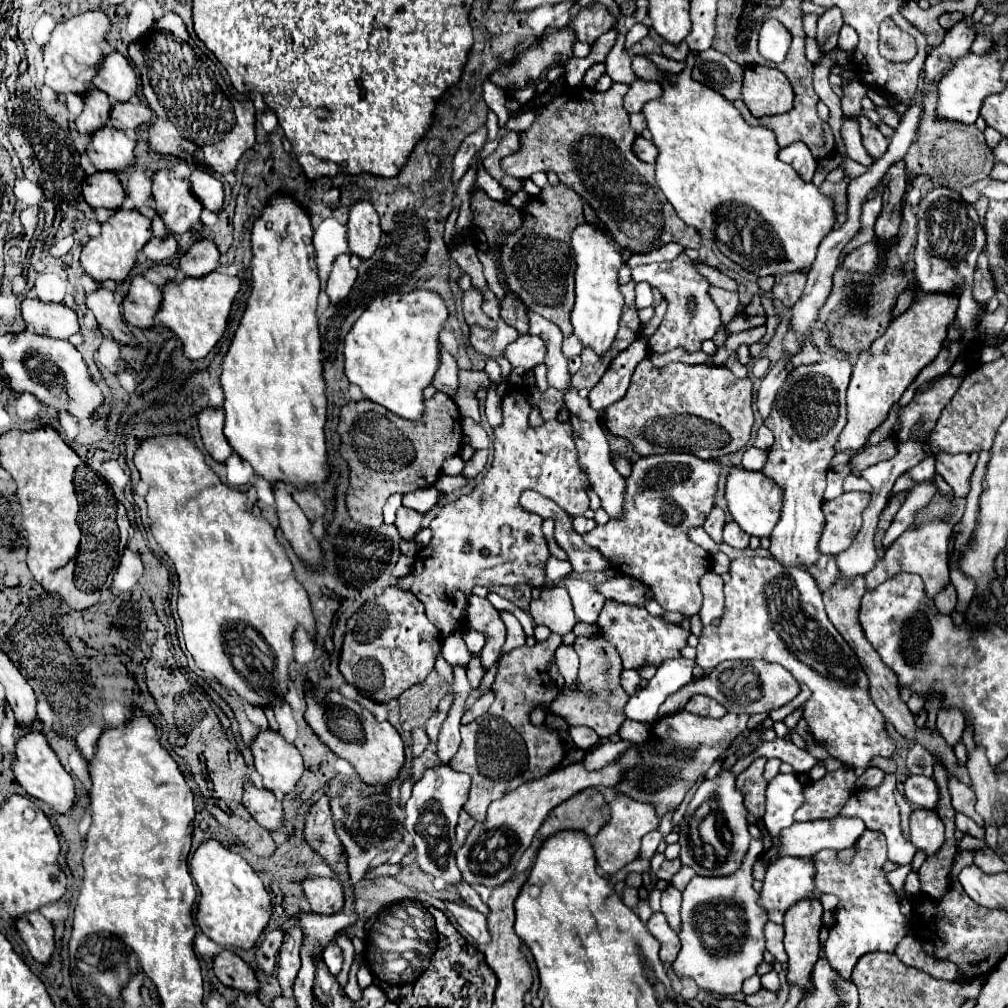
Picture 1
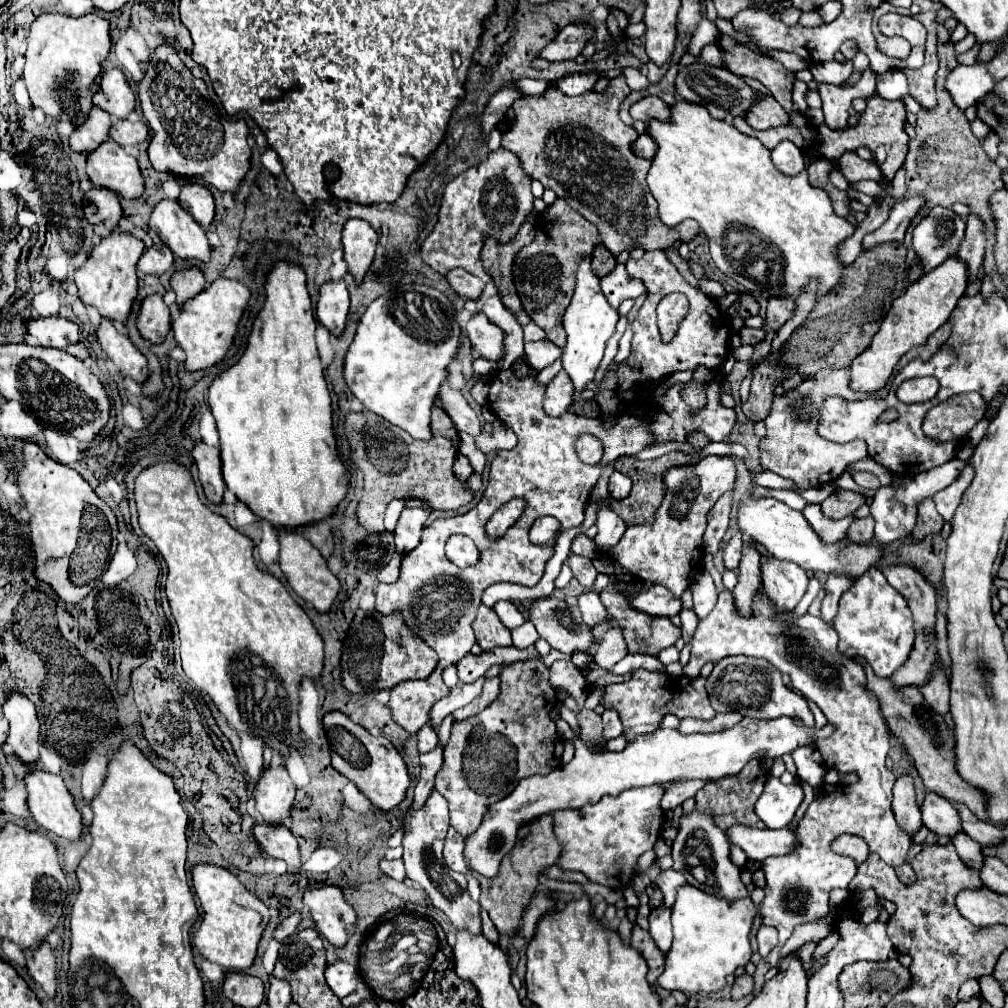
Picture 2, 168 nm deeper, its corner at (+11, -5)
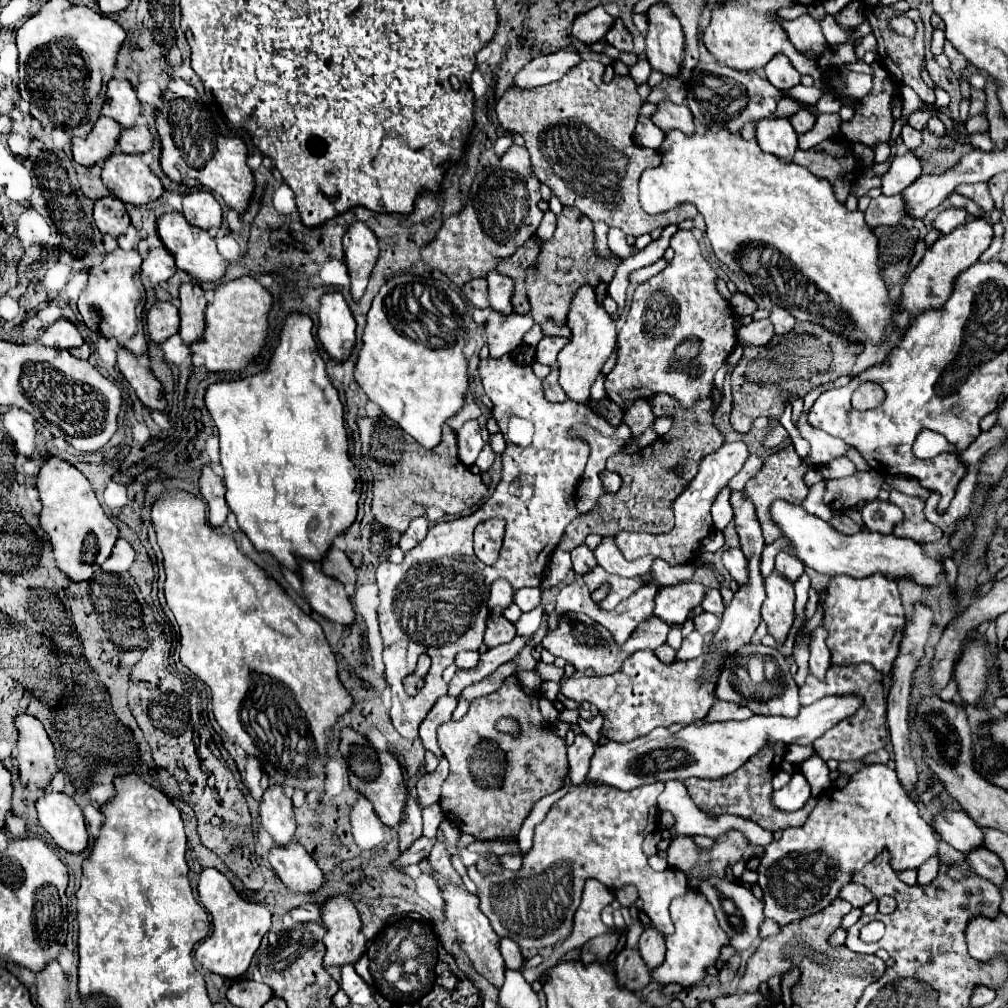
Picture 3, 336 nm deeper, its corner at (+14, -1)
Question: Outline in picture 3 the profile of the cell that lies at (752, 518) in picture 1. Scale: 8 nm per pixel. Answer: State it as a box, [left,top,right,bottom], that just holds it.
[770,500,940,586]

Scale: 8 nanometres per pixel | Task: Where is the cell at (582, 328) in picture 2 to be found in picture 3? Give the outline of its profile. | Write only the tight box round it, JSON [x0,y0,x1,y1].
[558,284,616,402]

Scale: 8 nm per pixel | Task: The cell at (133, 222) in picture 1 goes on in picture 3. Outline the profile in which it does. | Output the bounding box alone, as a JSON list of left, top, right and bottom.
[78,248,146,354]

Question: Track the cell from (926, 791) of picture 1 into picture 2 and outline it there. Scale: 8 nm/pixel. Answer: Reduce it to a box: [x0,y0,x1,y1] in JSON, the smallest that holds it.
[921,792,963,838]

